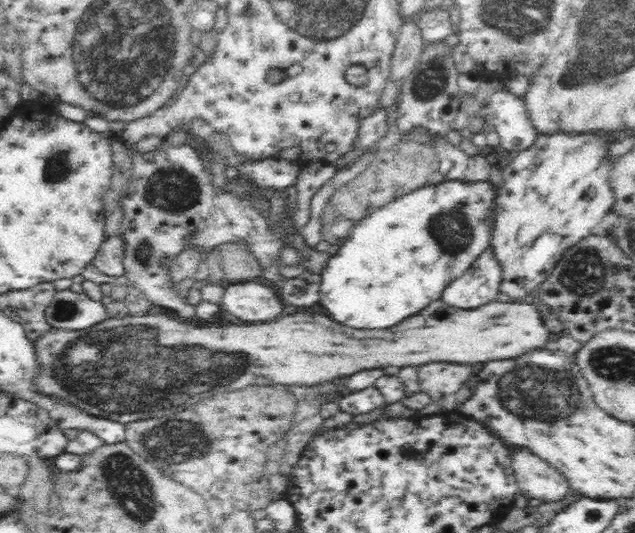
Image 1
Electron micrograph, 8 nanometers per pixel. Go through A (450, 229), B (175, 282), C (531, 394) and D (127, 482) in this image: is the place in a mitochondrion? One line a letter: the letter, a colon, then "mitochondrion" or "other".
A: mitochondrion
B: other
C: mitochondrion
D: mitochondrion

